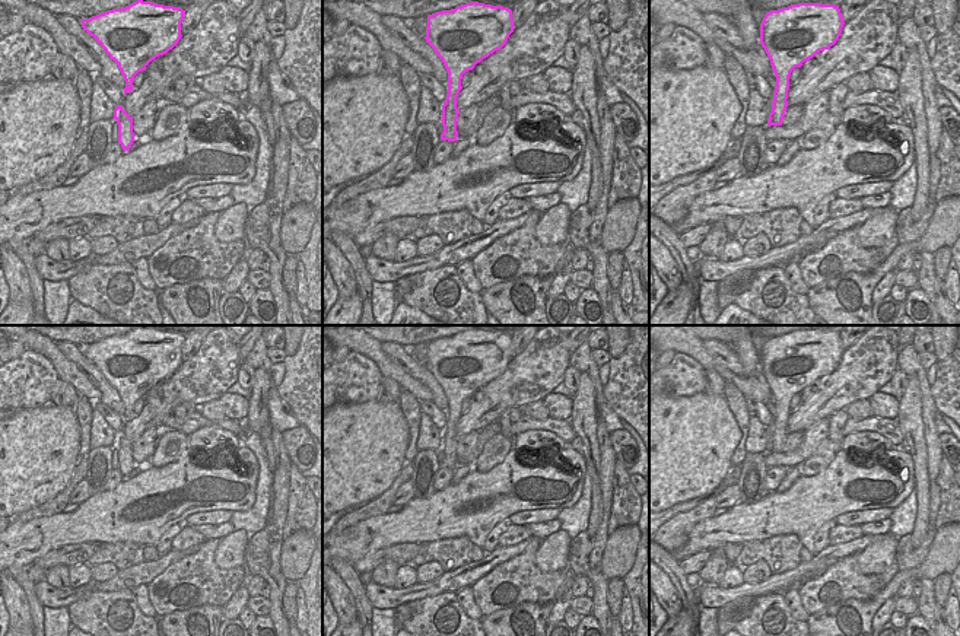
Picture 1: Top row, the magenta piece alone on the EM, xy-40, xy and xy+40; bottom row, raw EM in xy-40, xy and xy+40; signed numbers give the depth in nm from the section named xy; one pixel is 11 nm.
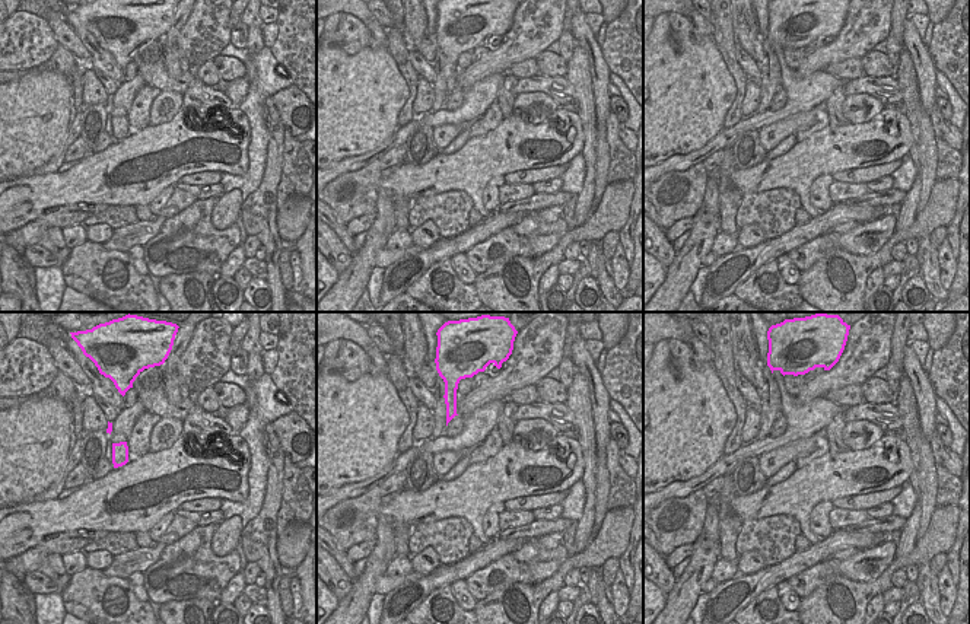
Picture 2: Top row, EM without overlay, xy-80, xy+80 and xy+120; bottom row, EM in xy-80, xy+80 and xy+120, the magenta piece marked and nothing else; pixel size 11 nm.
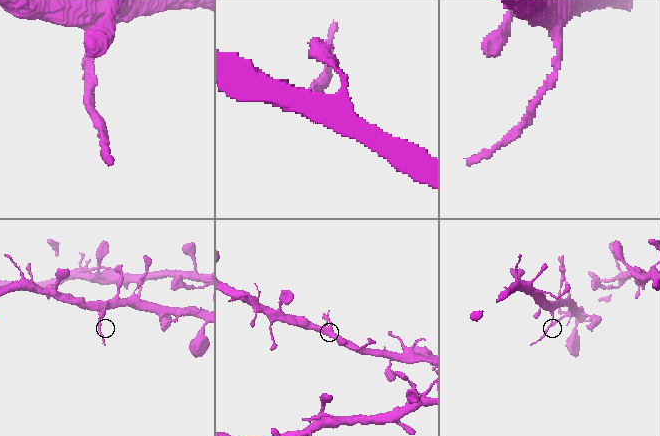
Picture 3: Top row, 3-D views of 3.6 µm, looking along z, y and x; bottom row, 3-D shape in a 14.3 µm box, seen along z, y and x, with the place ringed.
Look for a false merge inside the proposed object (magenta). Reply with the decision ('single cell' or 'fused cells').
fused cells

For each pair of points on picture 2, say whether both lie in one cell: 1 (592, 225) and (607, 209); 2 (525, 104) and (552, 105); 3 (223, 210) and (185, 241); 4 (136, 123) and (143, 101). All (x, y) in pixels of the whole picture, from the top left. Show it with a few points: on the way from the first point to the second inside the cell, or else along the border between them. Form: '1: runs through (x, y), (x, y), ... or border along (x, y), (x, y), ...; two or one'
1: runs through (597, 220), (604, 213); one
2: runs through (531, 108), (540, 110), (546, 105); one
3: border along (218, 197), (212, 212), (212, 223), (222, 231); two
4: runs through (139, 117), (140, 107); one

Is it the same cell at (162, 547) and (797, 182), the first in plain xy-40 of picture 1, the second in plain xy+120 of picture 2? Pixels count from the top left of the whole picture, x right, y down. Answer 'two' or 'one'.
two

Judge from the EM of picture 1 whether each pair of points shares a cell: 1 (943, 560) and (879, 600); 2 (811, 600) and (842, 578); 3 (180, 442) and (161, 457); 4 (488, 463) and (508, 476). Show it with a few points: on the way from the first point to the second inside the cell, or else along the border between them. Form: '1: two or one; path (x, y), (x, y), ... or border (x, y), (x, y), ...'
1: one; path (927, 569), (914, 575), (903, 575), (895, 584)
2: one; path (819, 591), (822, 592), (835, 585)
3: one; path (175, 442), (165, 452)
4: two; border (512, 447), (501, 463), (486, 471), (473, 471)

